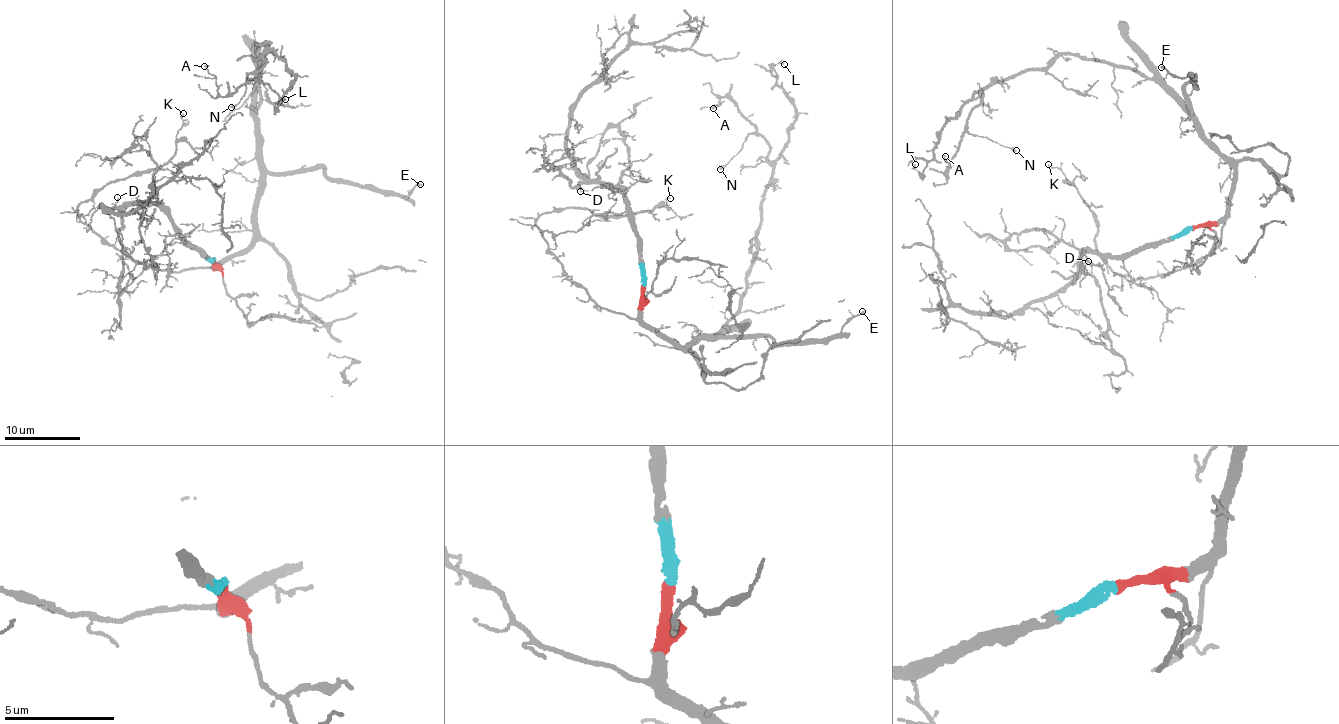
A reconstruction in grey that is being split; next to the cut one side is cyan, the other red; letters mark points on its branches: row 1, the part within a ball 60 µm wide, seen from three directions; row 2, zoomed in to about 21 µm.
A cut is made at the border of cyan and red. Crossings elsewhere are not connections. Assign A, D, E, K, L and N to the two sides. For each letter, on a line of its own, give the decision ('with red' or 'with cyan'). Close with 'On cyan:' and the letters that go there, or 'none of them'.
A: with red
D: with cyan
E: with red
K: with red
L: with red
N: with red
On cyan: D

